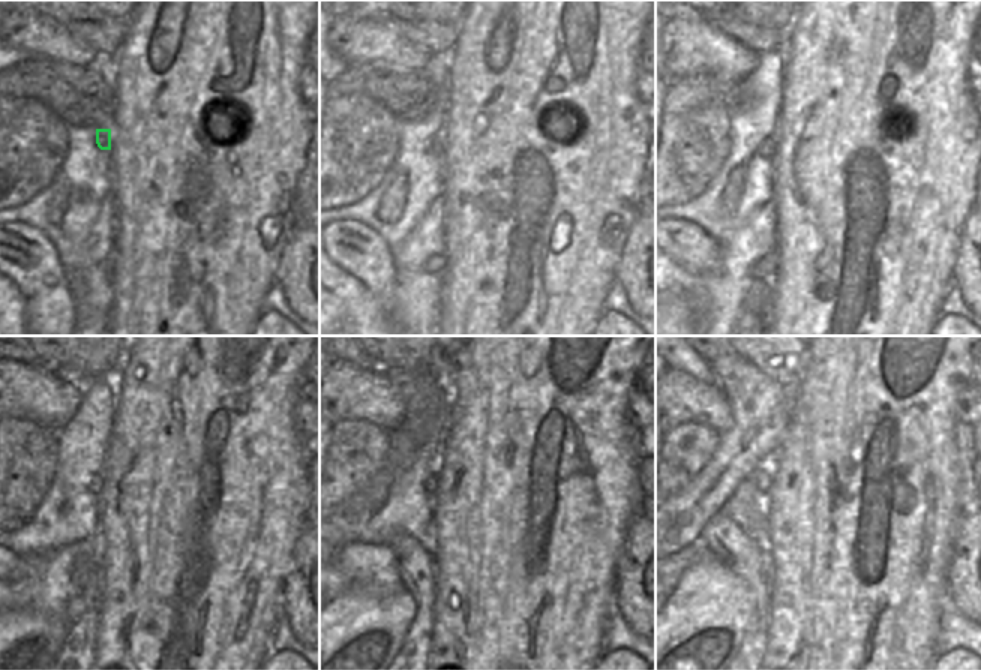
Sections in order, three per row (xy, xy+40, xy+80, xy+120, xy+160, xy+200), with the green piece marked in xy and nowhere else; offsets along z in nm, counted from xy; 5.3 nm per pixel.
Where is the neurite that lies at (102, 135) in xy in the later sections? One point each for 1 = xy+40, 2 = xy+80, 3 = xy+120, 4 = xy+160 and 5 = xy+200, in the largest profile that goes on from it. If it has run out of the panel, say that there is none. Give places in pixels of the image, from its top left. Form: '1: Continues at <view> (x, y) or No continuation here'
1: Continues at xy+40 (437, 141)
2: Continues at xy+80 (768, 147)
3: Continues at xy+120 (96, 481)
4: Continues at xy+160 (432, 483)
5: Continues at xy+200 (764, 481).

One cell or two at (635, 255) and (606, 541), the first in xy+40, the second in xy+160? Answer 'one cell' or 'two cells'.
two cells

